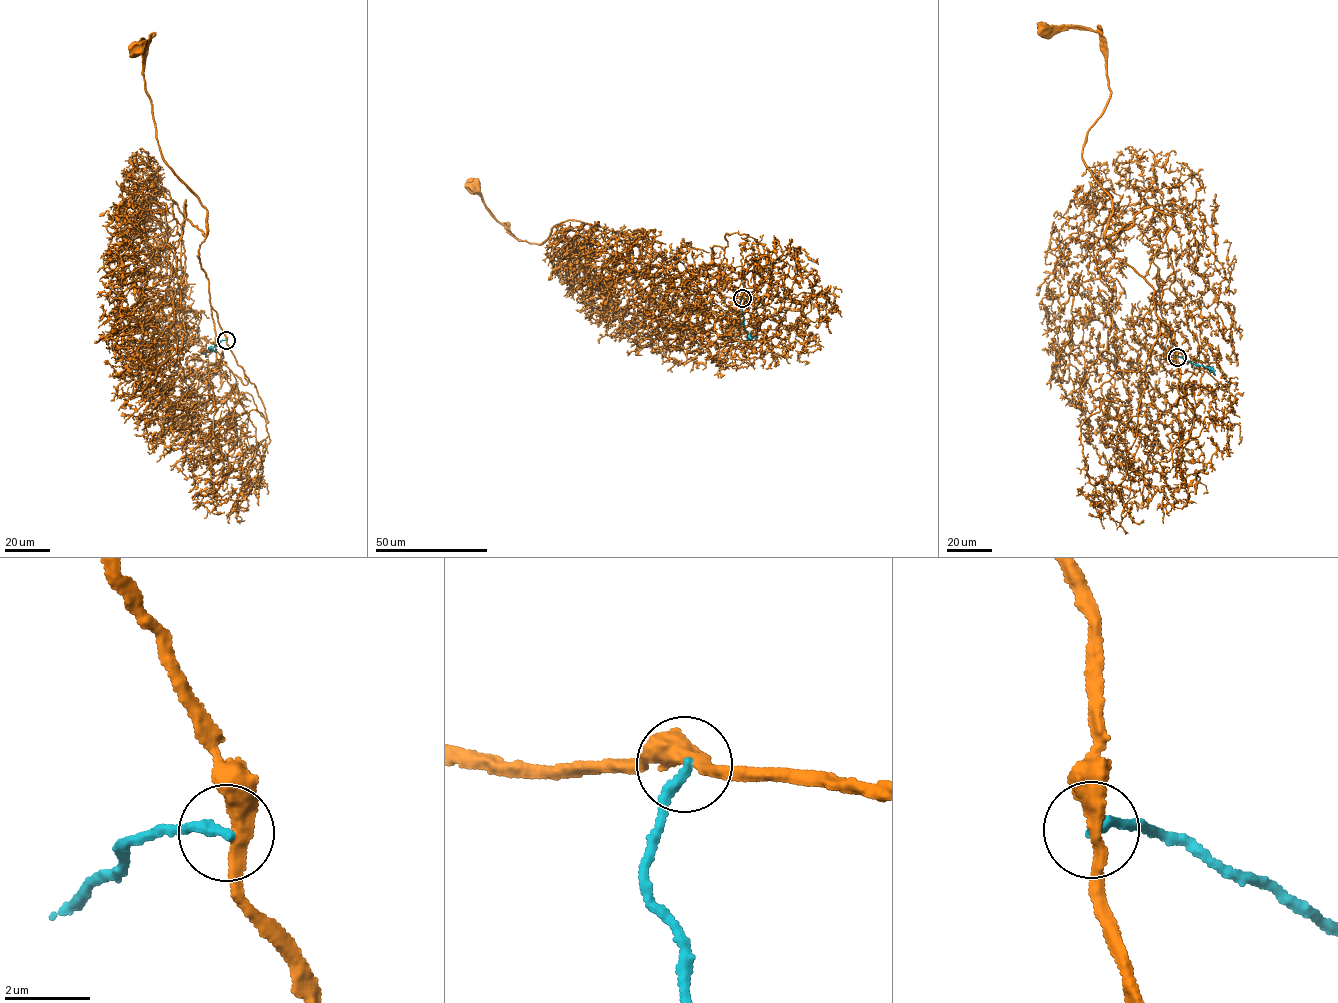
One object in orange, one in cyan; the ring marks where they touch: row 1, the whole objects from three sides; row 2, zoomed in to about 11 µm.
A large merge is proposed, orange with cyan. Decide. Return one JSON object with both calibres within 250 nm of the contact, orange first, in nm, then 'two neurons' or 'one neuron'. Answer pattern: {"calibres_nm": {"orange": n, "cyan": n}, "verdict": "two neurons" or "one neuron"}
{"calibres_nm": {"orange": 320, "cyan": 240}, "verdict": "two neurons"}

